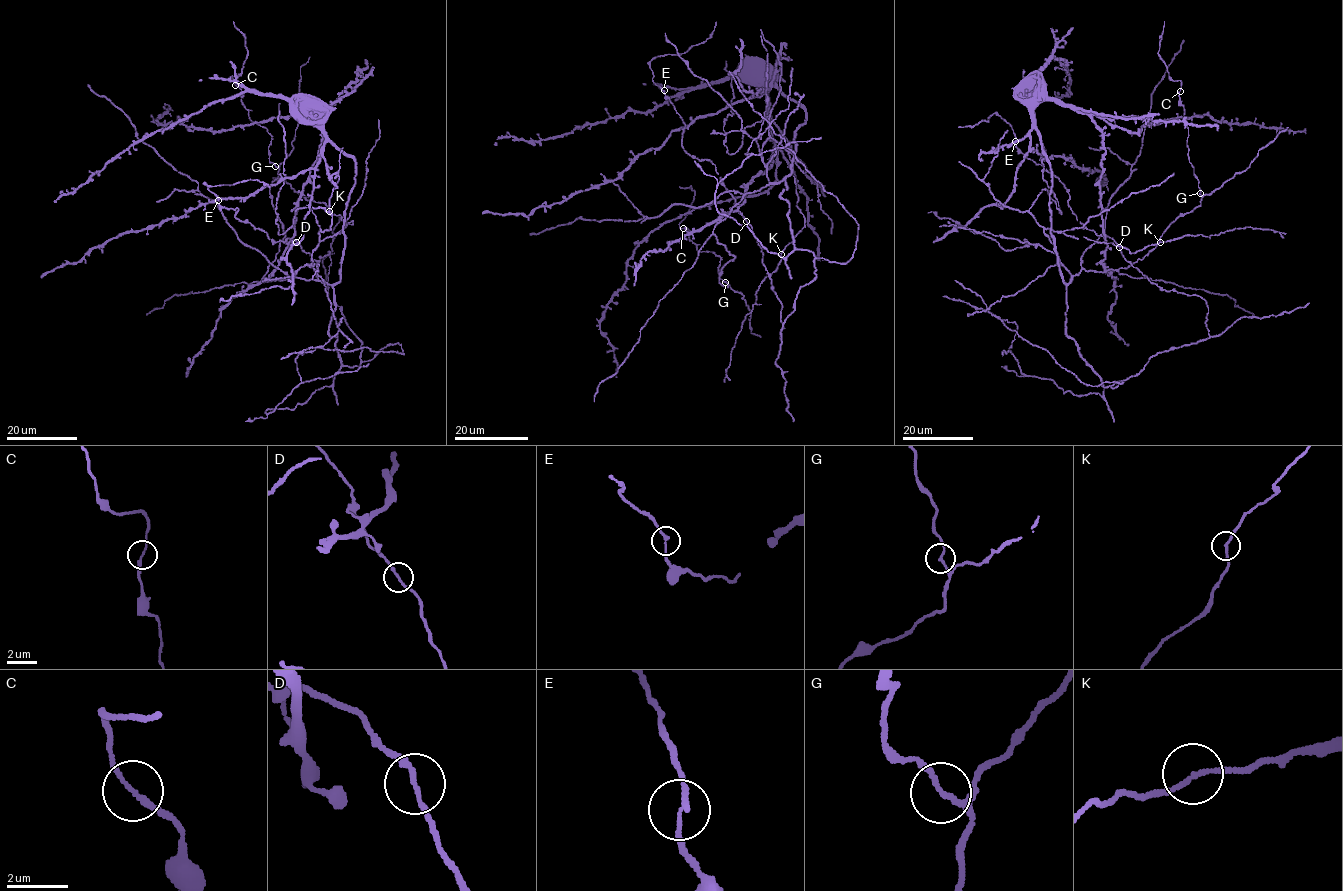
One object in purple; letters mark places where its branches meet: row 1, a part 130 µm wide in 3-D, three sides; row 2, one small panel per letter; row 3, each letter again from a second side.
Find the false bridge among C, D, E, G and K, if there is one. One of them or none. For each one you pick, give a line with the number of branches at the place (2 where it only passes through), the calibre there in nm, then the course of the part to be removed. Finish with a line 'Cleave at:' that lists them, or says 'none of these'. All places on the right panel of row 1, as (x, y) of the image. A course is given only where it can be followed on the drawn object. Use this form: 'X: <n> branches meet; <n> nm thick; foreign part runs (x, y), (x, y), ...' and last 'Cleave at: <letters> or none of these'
Cleave at: none of these

